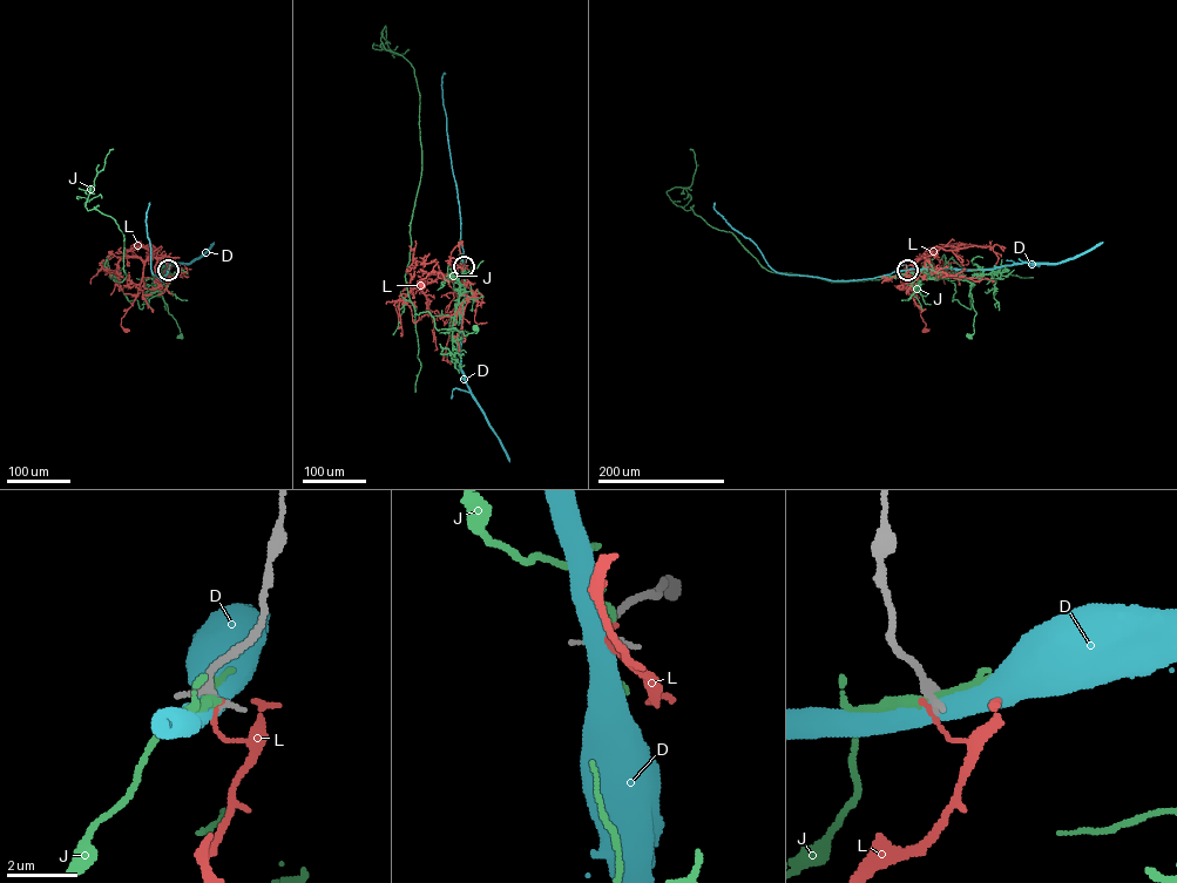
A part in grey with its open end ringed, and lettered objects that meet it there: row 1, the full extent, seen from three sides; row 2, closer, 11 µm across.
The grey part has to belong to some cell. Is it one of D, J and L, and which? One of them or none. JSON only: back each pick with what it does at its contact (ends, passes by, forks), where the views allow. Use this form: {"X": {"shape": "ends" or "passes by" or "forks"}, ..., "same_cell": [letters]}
{"same_cell": []}

